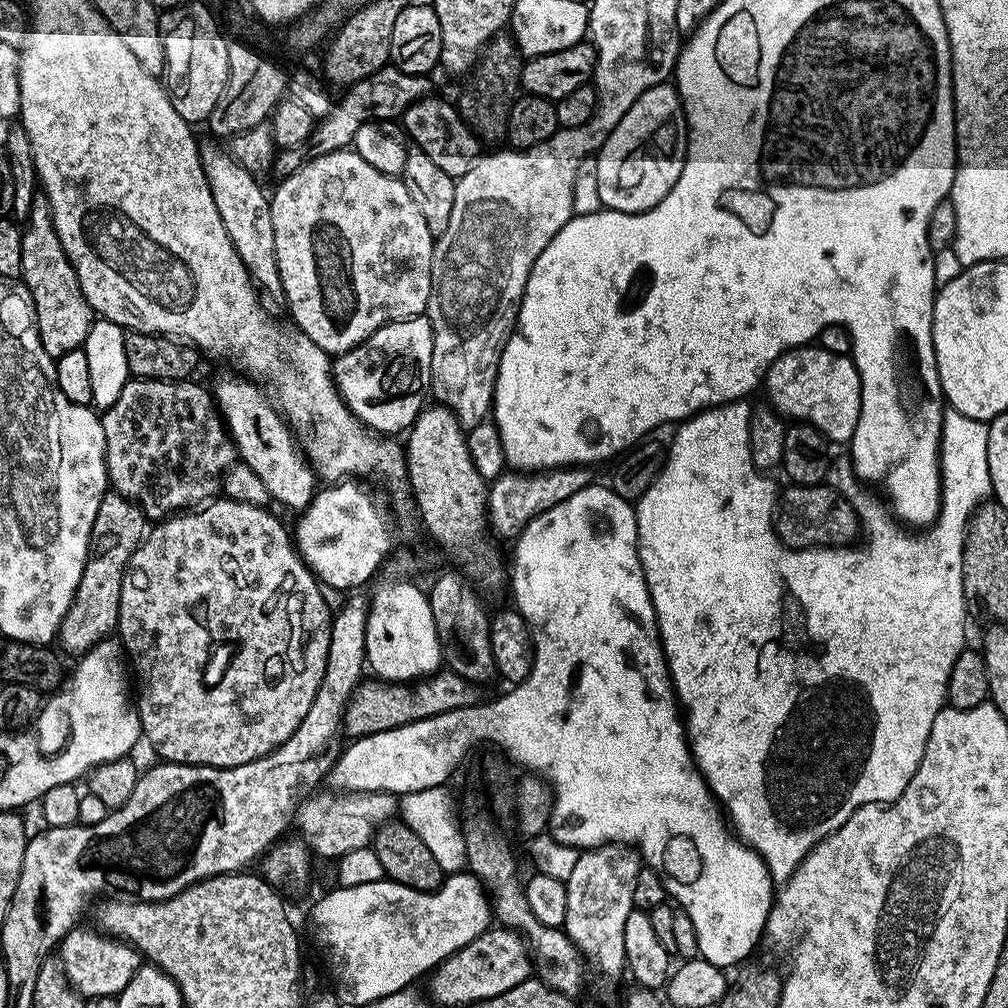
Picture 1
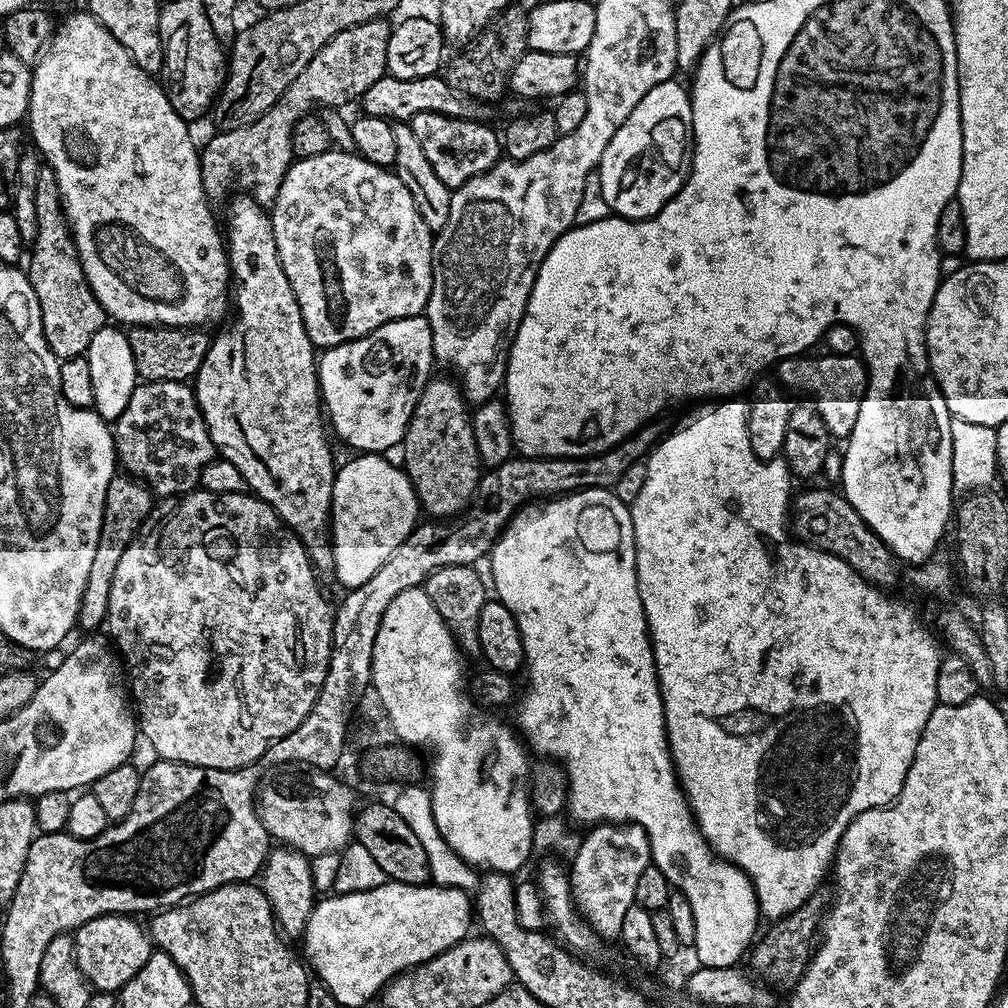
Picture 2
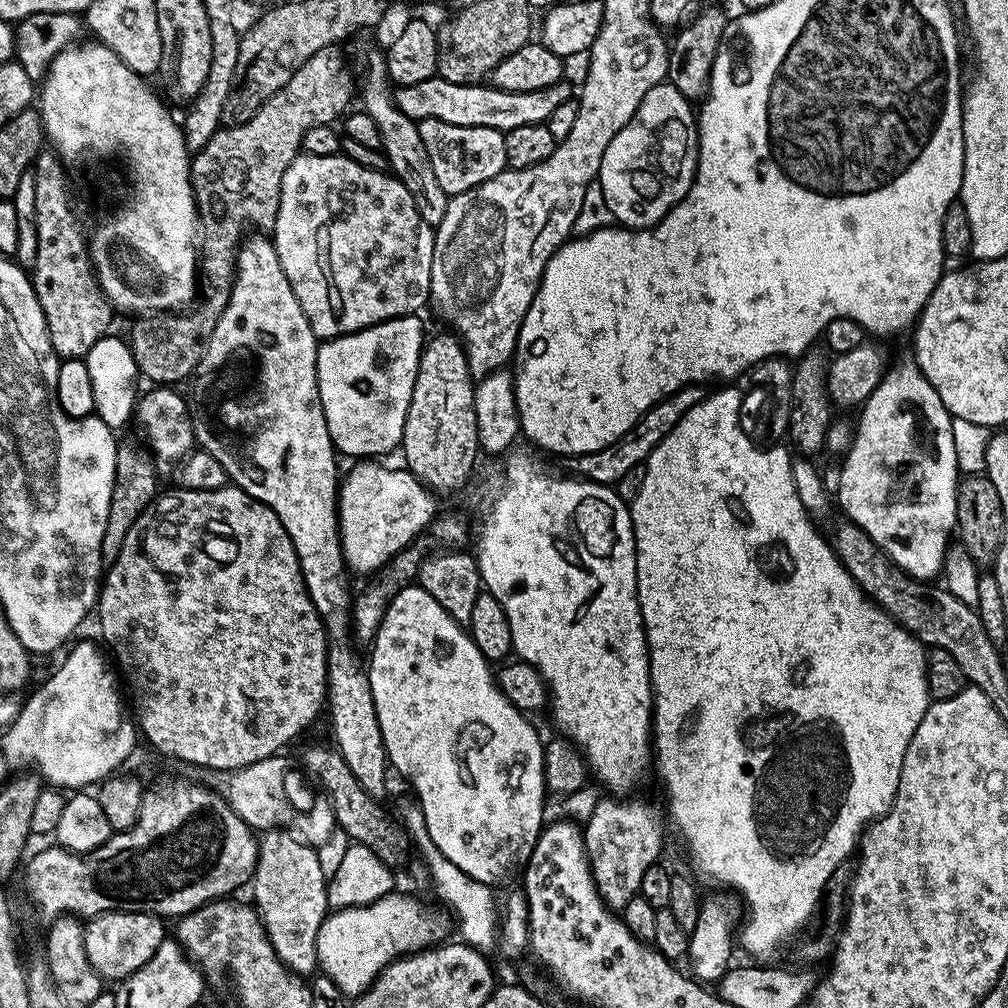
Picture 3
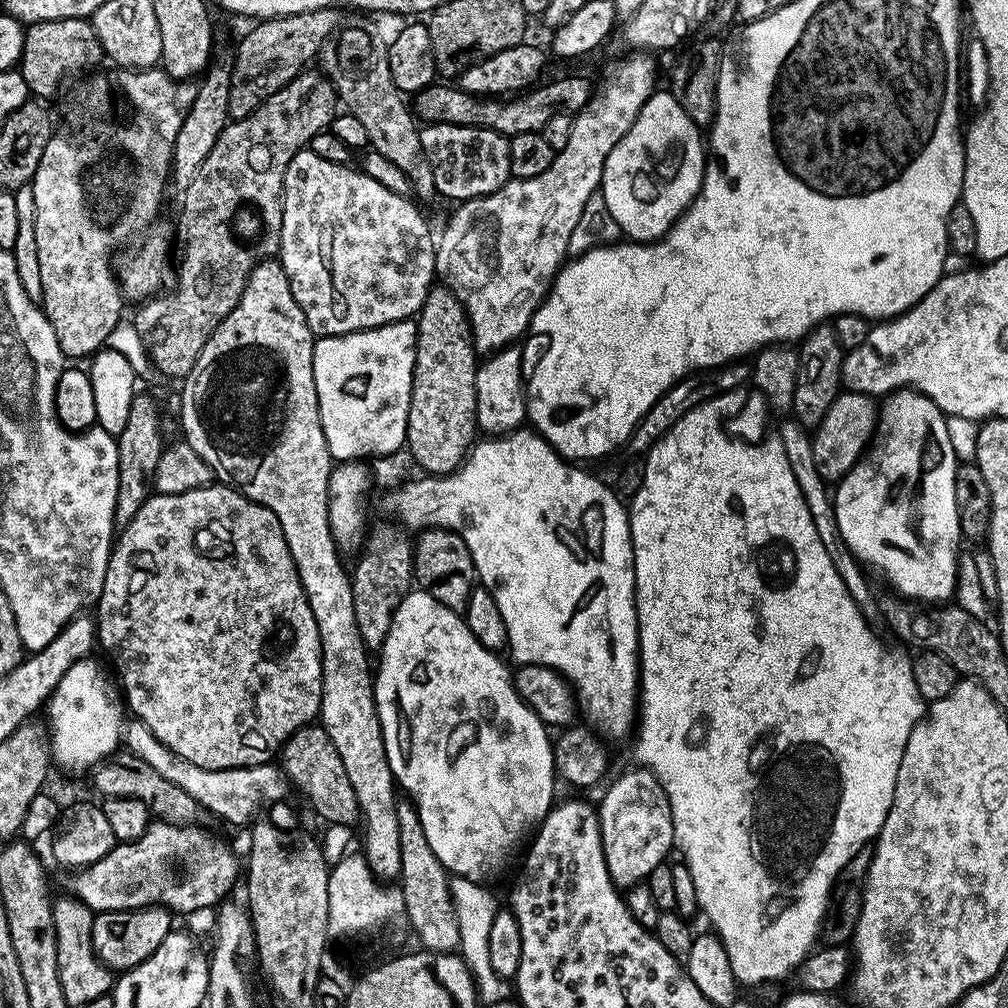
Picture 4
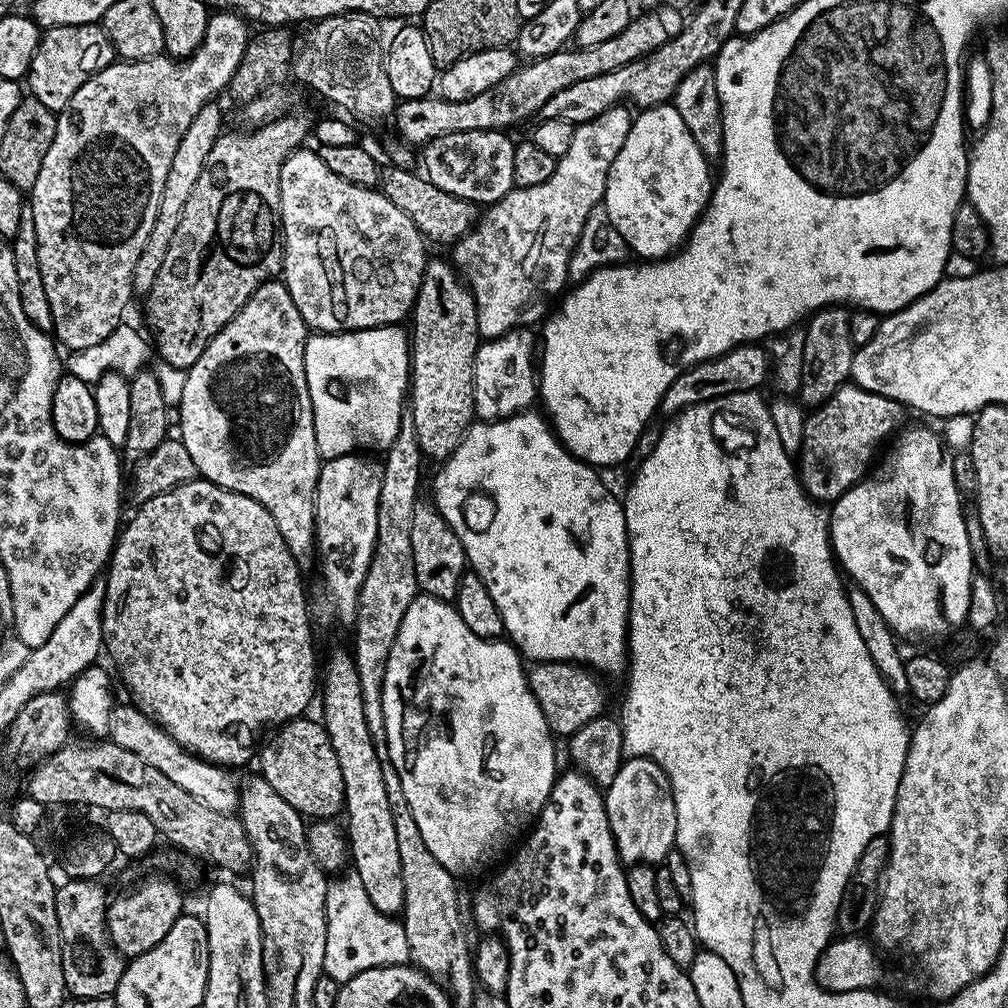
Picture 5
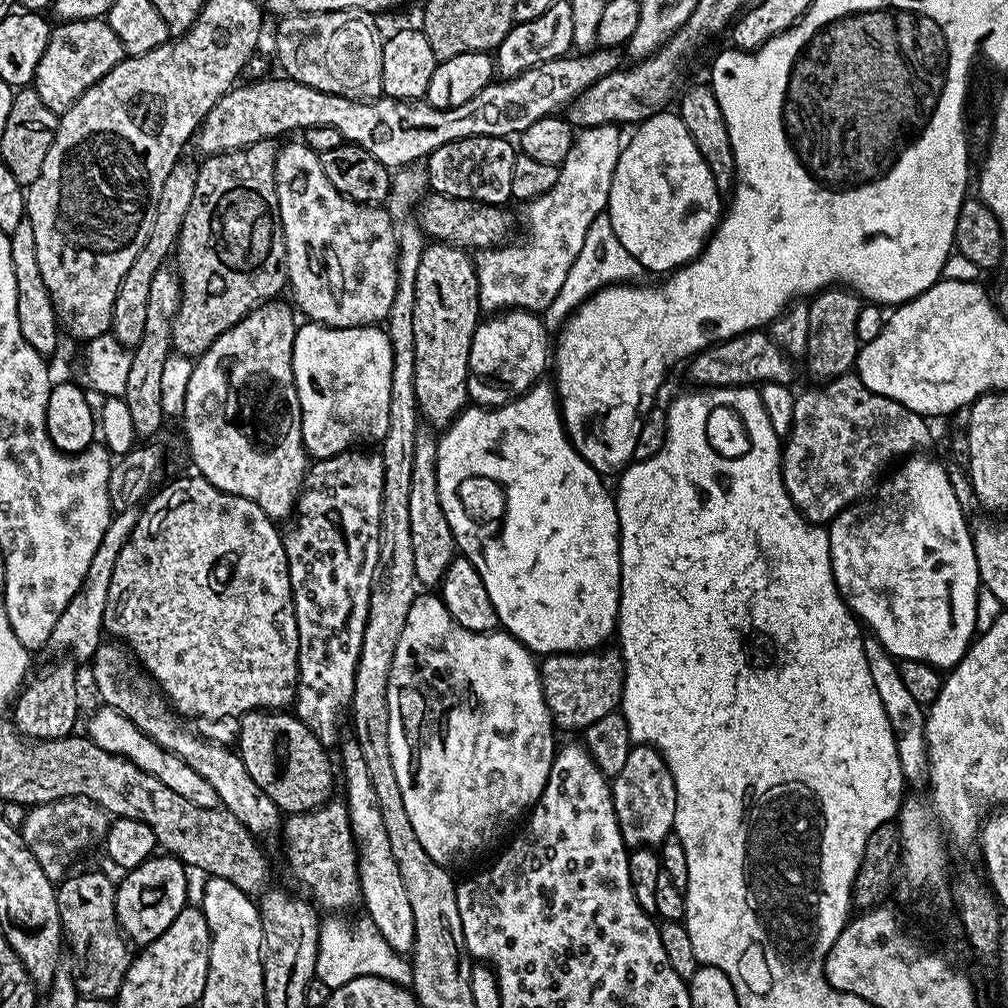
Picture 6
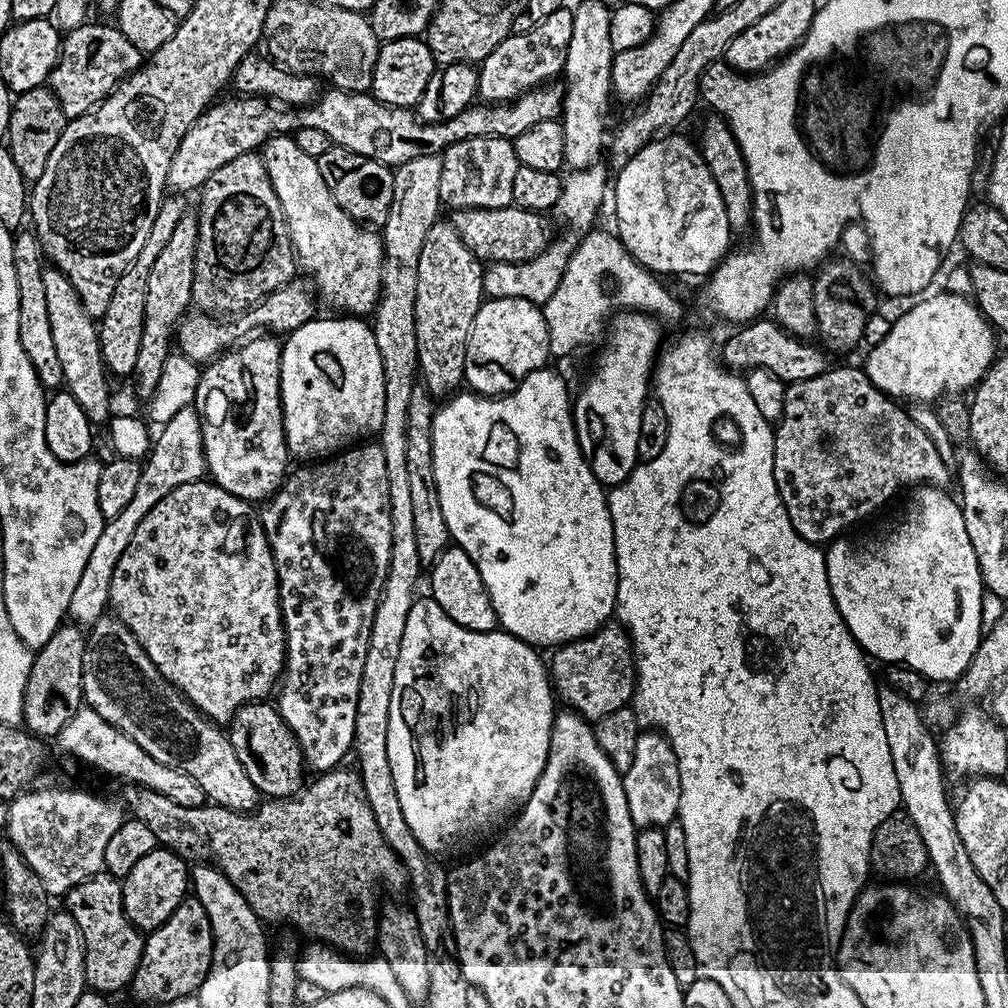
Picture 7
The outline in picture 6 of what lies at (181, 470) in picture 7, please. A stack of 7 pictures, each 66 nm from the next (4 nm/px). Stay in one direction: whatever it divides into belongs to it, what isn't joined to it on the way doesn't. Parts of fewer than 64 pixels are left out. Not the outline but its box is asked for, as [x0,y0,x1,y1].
[47,508,137,662]

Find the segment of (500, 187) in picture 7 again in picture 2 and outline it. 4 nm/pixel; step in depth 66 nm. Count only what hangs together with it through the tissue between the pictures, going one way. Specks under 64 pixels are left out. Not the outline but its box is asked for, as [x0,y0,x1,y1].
[408,112,501,190]

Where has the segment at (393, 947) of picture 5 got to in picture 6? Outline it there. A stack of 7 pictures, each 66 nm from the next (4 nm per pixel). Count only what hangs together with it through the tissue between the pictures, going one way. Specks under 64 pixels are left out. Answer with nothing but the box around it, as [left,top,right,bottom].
[315,918,412,990]

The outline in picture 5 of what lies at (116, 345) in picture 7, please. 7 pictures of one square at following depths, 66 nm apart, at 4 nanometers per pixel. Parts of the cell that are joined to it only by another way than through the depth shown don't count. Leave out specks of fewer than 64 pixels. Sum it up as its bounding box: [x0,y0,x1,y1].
[132,103,224,297]

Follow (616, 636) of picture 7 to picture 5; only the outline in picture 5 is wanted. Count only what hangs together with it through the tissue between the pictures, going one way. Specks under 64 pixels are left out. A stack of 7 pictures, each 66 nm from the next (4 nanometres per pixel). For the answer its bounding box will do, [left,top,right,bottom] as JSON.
[527,660,608,737]

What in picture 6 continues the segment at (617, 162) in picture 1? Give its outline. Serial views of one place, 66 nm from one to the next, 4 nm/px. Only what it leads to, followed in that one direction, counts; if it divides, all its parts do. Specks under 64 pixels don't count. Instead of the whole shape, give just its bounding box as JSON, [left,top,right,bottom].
[606,111,722,274]

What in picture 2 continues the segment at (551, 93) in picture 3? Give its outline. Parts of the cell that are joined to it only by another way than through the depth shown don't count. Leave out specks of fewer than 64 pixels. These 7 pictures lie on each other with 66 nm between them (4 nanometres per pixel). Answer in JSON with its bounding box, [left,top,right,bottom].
[362,74,489,122]

